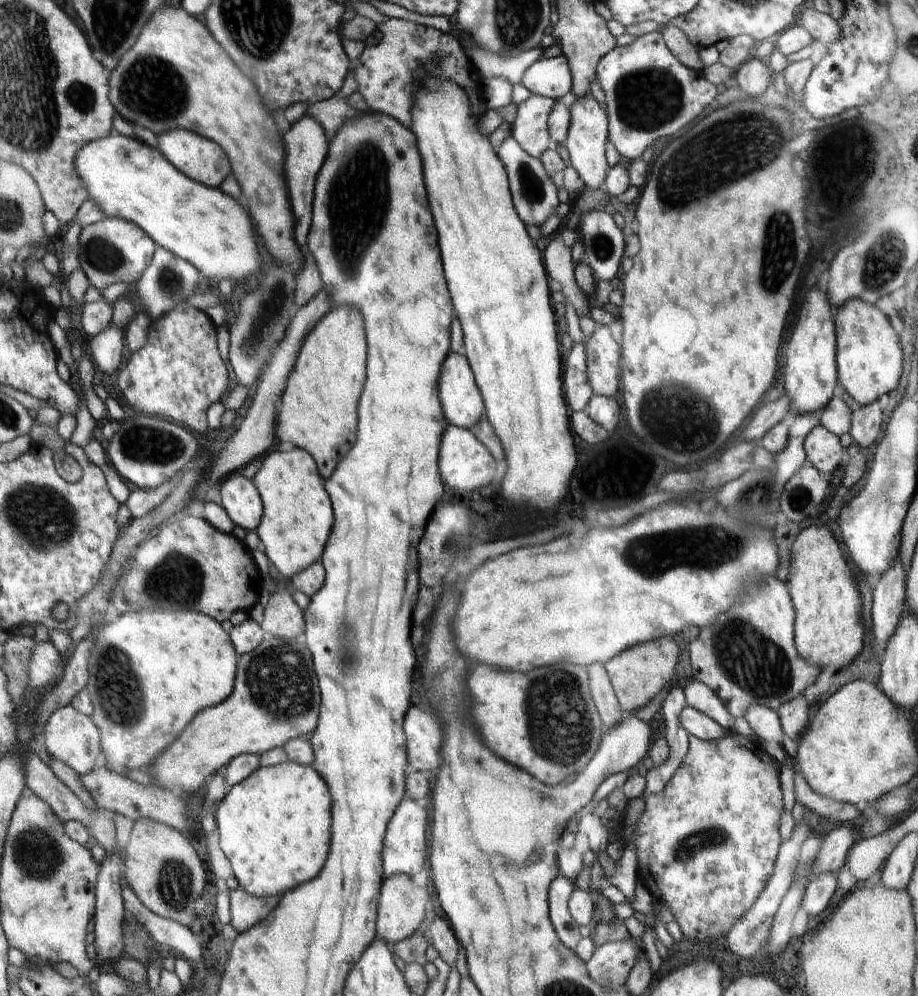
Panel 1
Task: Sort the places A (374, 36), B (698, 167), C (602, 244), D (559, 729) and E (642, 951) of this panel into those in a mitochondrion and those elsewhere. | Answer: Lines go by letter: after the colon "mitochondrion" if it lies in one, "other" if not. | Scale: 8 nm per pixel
A: other
B: mitochondrion
C: mitochondrion
D: mitochondrion
E: other

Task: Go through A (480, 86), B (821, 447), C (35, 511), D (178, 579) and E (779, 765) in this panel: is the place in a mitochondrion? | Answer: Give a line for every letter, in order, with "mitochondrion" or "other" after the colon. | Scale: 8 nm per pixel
A: other
B: other
C: mitochondrion
D: mitochondrion
E: other

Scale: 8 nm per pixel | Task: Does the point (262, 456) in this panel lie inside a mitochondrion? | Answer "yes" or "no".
no

